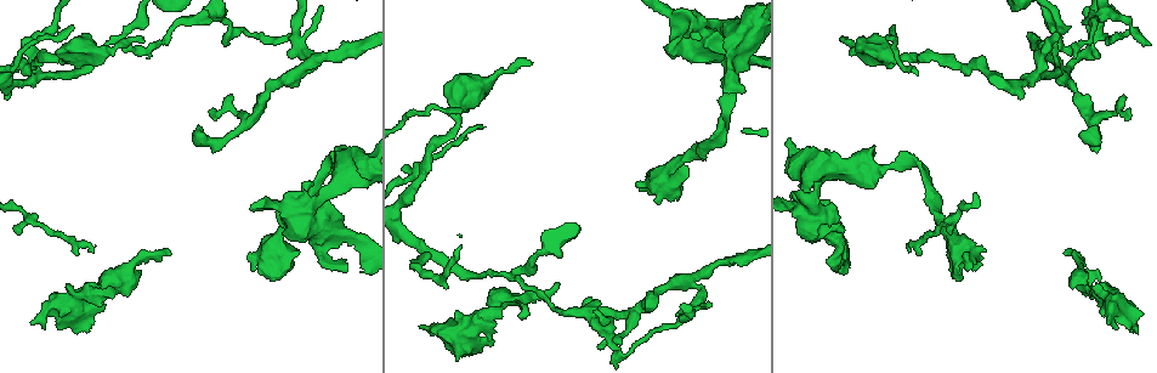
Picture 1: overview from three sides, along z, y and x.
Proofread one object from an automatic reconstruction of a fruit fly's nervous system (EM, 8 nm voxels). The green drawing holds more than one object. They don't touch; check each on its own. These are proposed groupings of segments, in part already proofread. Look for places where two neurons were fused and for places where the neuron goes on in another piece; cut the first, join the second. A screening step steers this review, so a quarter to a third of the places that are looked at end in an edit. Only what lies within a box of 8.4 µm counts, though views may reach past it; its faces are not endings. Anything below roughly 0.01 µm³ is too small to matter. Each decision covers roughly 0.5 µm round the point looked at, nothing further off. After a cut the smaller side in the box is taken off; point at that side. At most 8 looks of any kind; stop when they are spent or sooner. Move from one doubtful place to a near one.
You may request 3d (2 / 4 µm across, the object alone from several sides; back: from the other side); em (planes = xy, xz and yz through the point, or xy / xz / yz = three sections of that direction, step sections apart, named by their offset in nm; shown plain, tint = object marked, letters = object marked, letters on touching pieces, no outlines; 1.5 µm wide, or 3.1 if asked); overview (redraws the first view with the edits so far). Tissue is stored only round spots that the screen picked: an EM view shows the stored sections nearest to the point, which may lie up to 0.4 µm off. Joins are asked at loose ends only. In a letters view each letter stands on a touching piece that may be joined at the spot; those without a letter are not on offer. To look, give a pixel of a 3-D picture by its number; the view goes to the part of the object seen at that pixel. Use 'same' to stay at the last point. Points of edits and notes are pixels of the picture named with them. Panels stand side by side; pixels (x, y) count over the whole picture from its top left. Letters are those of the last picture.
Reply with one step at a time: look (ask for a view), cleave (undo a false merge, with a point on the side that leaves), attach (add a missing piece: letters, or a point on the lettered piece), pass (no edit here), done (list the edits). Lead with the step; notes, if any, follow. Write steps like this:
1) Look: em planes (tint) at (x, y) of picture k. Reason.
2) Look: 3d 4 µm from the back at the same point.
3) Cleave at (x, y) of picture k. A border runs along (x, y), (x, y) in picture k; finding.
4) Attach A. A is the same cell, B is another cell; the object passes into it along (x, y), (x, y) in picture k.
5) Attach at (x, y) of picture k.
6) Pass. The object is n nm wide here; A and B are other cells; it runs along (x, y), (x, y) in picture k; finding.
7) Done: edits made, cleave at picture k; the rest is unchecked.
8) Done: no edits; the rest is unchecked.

Look: 3d 2 µm from the back at (1134, 30) of picture 1. Sharp bend.

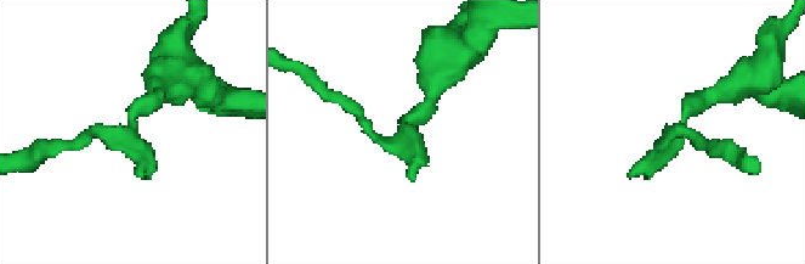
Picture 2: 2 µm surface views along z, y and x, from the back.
Look: em yz step 8 (tint) at (673, 127) of picture 2. Need the tissue.

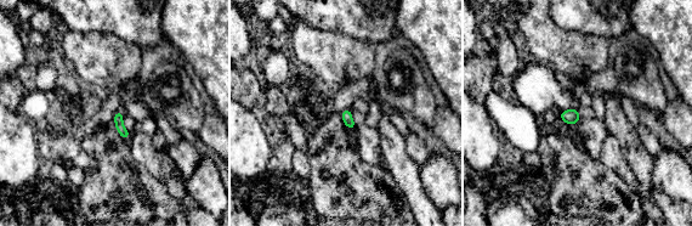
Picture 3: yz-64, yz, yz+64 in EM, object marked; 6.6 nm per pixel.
Look: em planes (letters) at the same point.

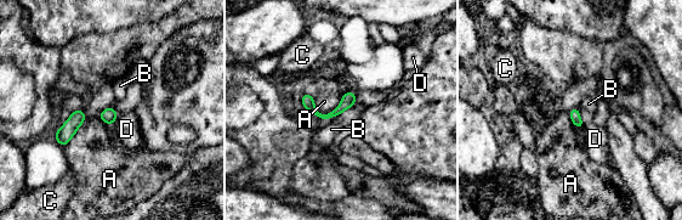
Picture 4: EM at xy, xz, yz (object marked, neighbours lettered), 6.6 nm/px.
Pass. The object is 70 nm wide here; A, B, C and D are other cells; a border runs along (342, 96), (328, 113), (313, 105) in picture 4; one neuron here.

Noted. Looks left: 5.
Look: 3d 4 µm at (484, 126) of picture 1. Branch stops here.

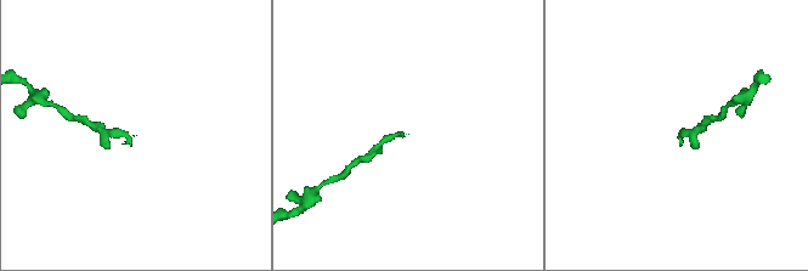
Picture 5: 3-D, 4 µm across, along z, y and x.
Look: em planes (letters) at (680, 142) of picture 5.

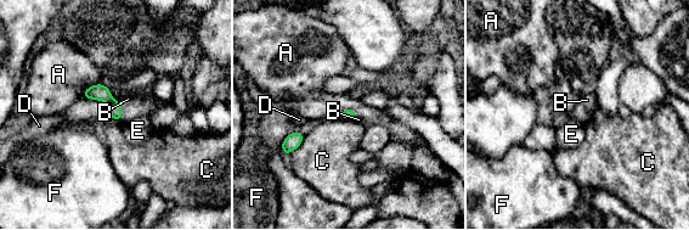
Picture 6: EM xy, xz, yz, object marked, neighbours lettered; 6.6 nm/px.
Pass. A, B, C, D, E and F are other cells; a border runs along (304, 136), (301, 142), (286, 155) in picture 6; no lettered piece goes on from it.

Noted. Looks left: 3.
Look: 3d 4 µm at (510, 274) of picture 1. Three arms meet.

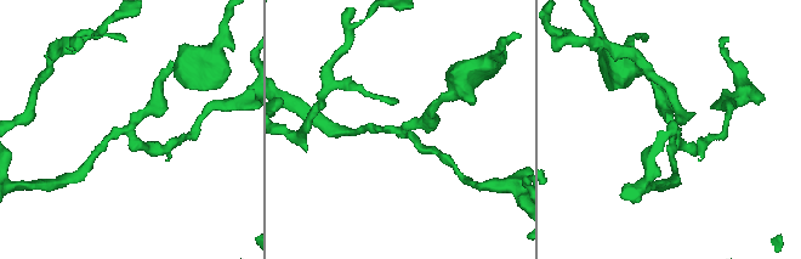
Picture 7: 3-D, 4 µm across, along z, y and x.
Look: em xz step 8 (letters) at (125, 132) of picture 7. 3 arms meet here.

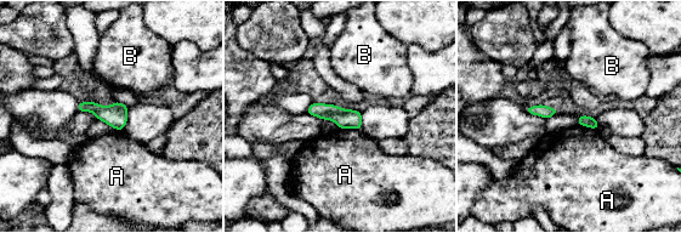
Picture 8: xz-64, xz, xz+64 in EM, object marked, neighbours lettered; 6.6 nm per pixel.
Look: em planes (letters) at the same point. Another direction.

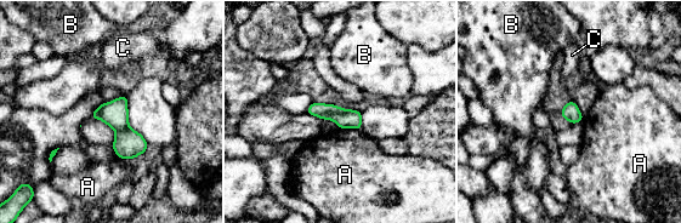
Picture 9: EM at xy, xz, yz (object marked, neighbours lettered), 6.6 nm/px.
Cleave at (129, 143) of picture 9. A, B and C are other cells; a border runs along (128, 126), (117, 132) in picture 9; a second neuron is stuck on.

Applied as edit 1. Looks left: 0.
Done: edits made, cleave at picture 9; the rest is unchecked.

